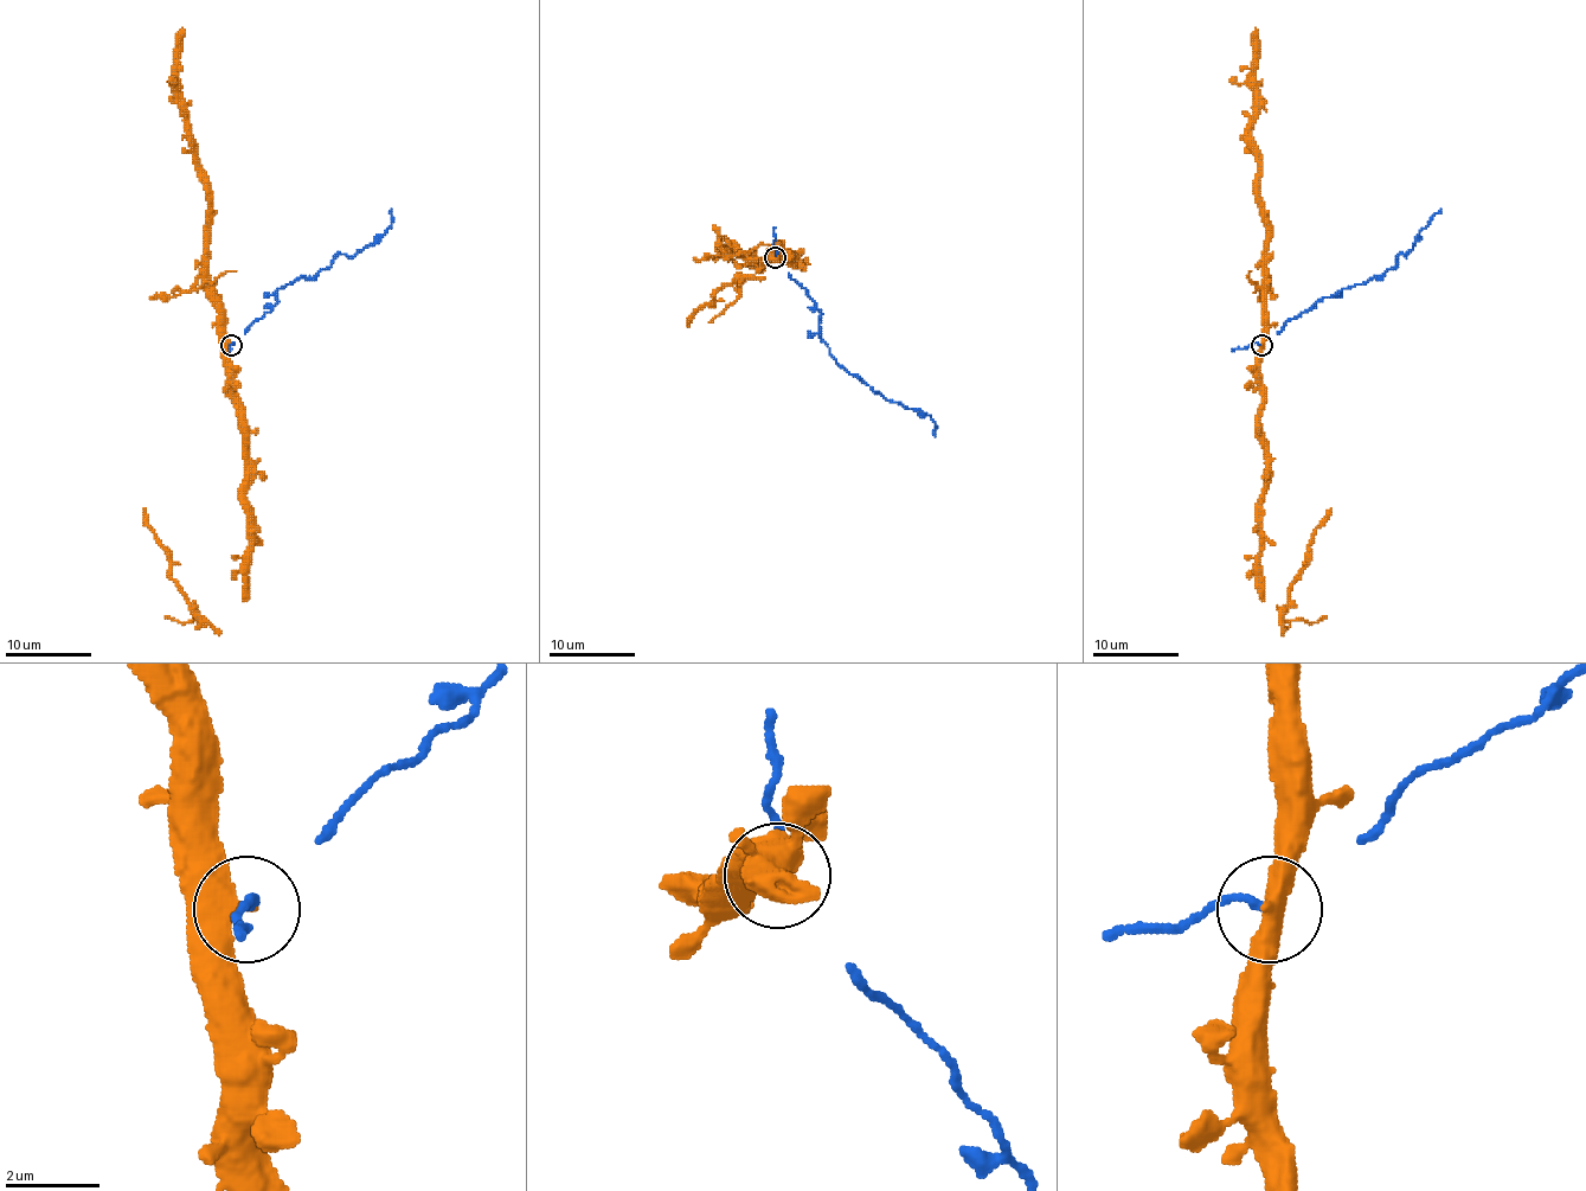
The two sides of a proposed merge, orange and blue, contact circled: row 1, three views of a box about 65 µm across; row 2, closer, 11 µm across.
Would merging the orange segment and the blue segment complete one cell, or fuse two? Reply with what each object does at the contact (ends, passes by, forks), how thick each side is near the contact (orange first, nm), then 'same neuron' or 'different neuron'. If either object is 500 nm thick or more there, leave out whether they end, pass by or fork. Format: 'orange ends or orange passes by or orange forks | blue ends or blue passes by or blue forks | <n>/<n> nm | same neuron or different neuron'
orange passes by | blue ends | 380/160 nm | different neuron

